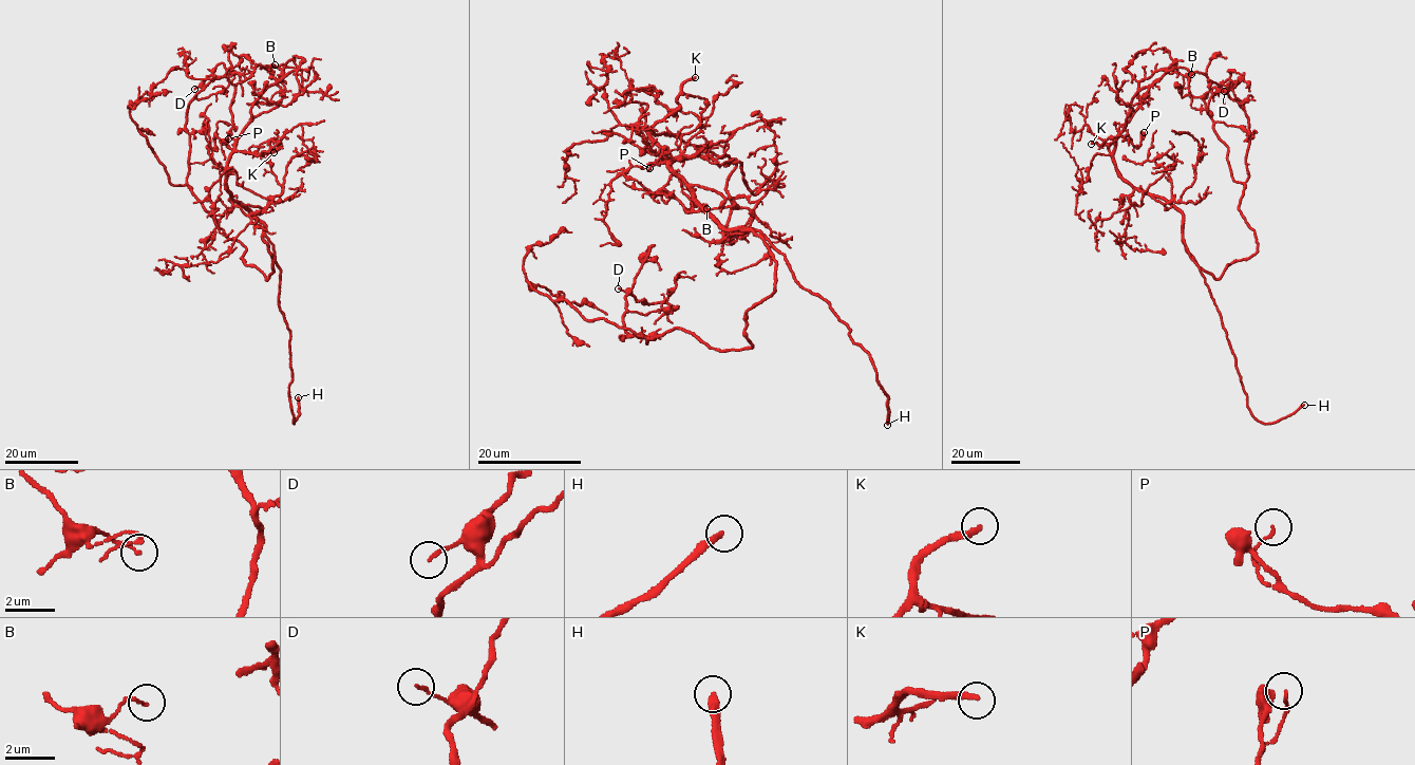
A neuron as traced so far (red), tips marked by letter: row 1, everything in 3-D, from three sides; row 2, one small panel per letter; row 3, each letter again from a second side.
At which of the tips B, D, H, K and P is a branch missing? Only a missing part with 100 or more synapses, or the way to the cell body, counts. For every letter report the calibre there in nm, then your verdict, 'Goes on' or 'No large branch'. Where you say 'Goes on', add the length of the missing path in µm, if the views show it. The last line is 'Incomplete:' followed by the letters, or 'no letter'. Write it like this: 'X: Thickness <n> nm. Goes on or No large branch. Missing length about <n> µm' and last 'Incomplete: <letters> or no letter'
B: Thickness 120 nm. No large branch
D: Thickness 130 nm. No large branch
H: Thickness 280 nm. Goes on. Missing length about 100 µm
K: Thickness 240 nm. No large branch
P: Thickness 110 nm. No large branch
Incomplete: H

